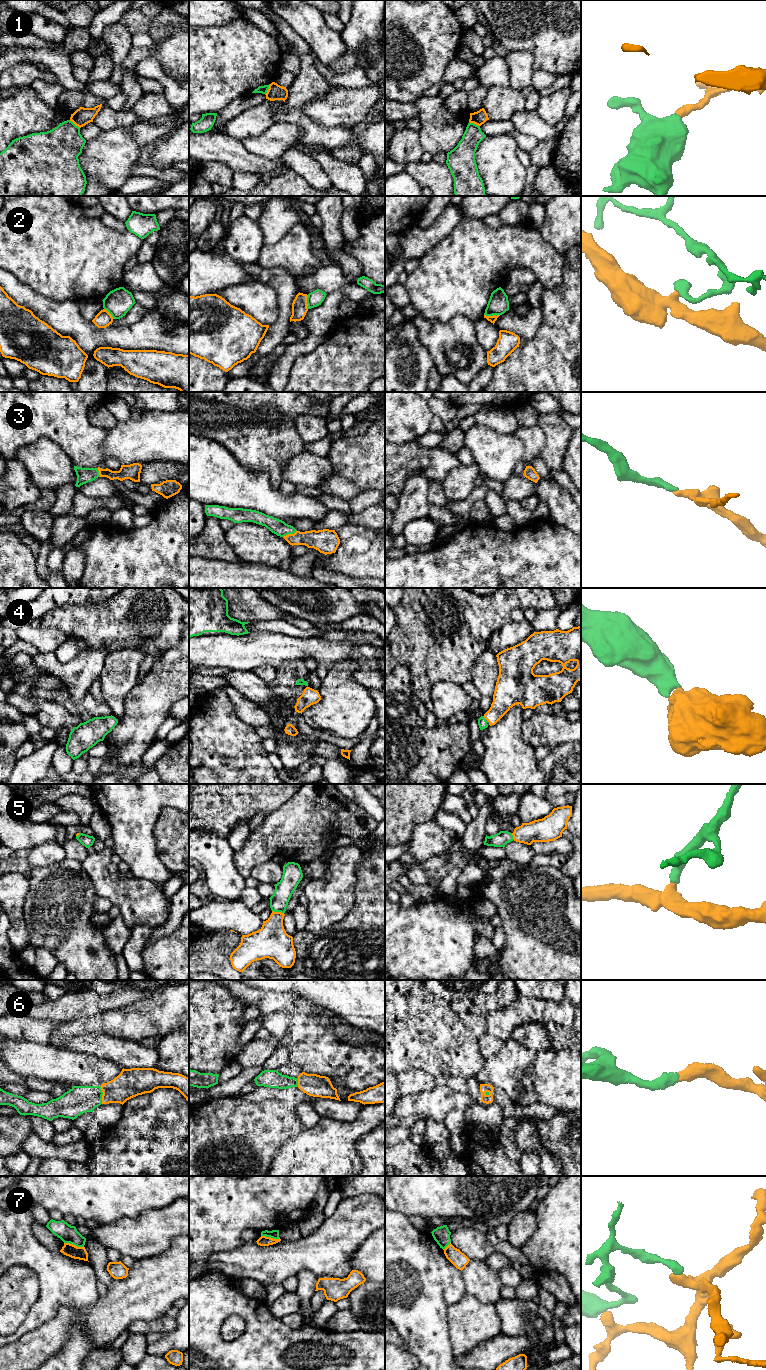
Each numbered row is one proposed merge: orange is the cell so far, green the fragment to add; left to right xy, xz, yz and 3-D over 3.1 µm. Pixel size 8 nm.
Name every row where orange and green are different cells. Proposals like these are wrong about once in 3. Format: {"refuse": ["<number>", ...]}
{"refuse": ["1", "2", "7"]}

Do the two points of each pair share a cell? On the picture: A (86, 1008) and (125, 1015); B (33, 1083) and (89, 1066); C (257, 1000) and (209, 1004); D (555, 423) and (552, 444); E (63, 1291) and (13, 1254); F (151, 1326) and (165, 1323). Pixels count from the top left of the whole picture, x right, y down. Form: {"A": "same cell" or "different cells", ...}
{"A": "different cells", "B": "different cells", "C": "different cells", "D": "same cell", "E": "same cell", "F": "same cell"}

